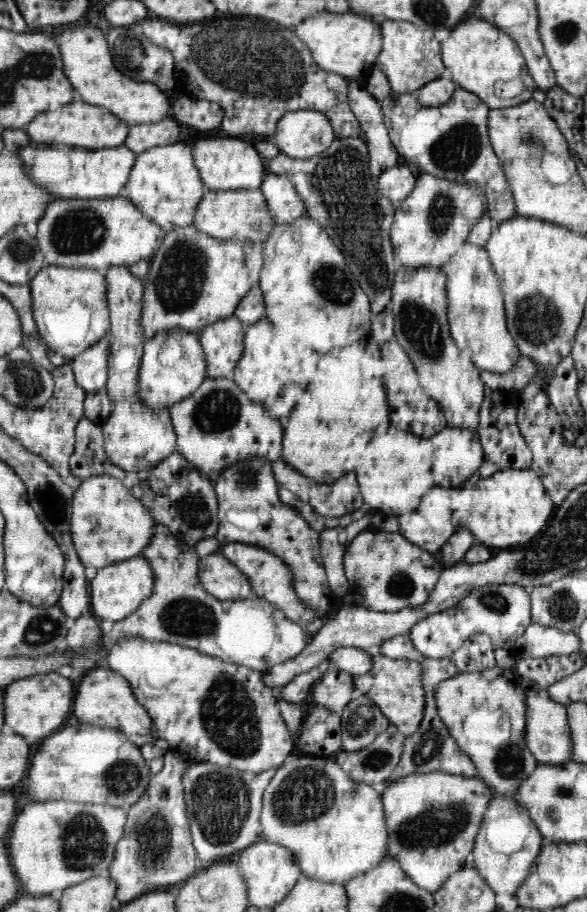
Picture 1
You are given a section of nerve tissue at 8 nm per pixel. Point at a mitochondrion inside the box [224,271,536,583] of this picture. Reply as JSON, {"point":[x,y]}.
{"point":[420,328]}

